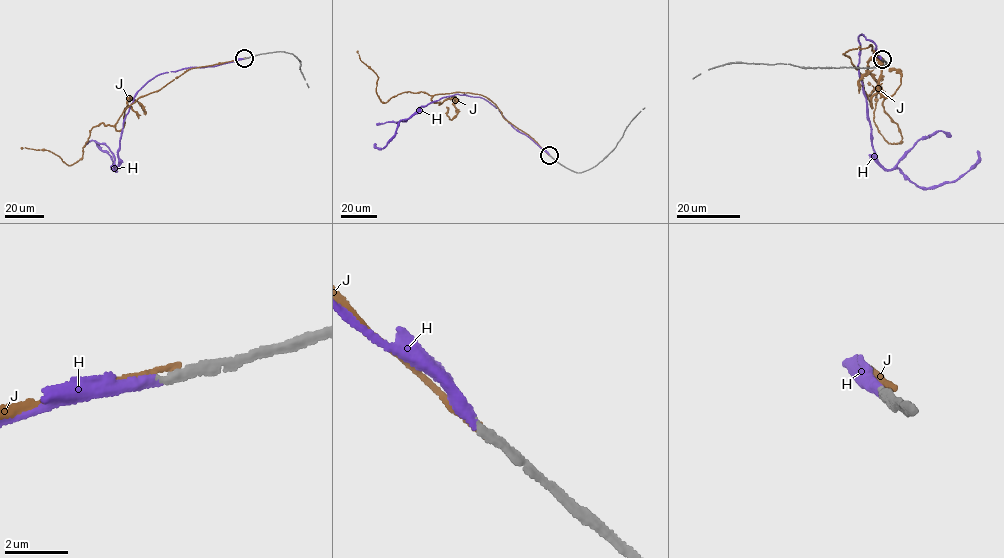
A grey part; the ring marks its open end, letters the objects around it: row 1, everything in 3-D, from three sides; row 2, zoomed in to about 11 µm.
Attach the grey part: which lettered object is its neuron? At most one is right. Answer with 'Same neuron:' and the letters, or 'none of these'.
Same neuron: H

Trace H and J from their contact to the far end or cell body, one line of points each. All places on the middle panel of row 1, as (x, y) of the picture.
H: (550, 155), (513, 128), (490, 102), (458, 94), (421, 106), (400, 120), (394, 137), (383, 148), (375, 143)
J: (550, 155), (479, 94), (408, 91), (381, 101), (377, 75), (361, 62), (357, 50)

